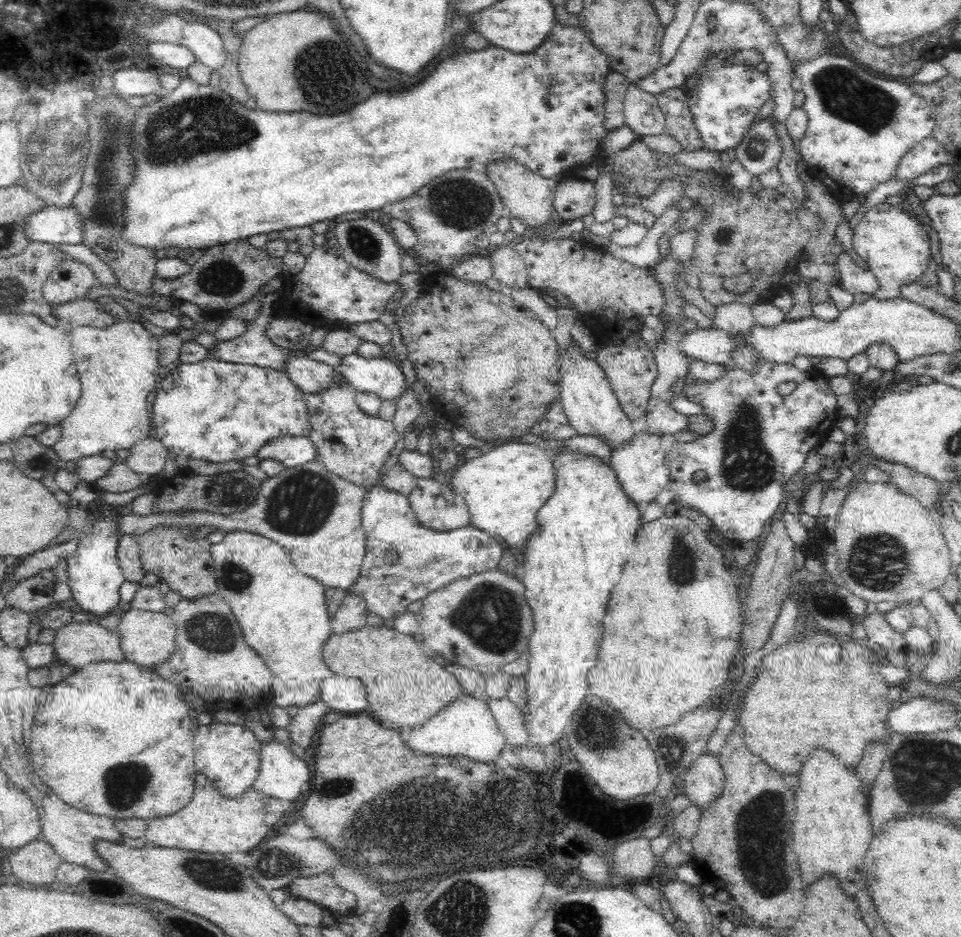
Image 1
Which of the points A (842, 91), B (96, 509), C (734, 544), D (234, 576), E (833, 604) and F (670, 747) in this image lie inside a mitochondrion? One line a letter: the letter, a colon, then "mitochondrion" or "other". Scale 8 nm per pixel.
A: mitochondrion
B: other
C: other
D: mitochondrion
E: mitochondrion
F: mitochondrion

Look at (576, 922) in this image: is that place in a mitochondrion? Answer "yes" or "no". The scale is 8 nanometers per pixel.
yes

